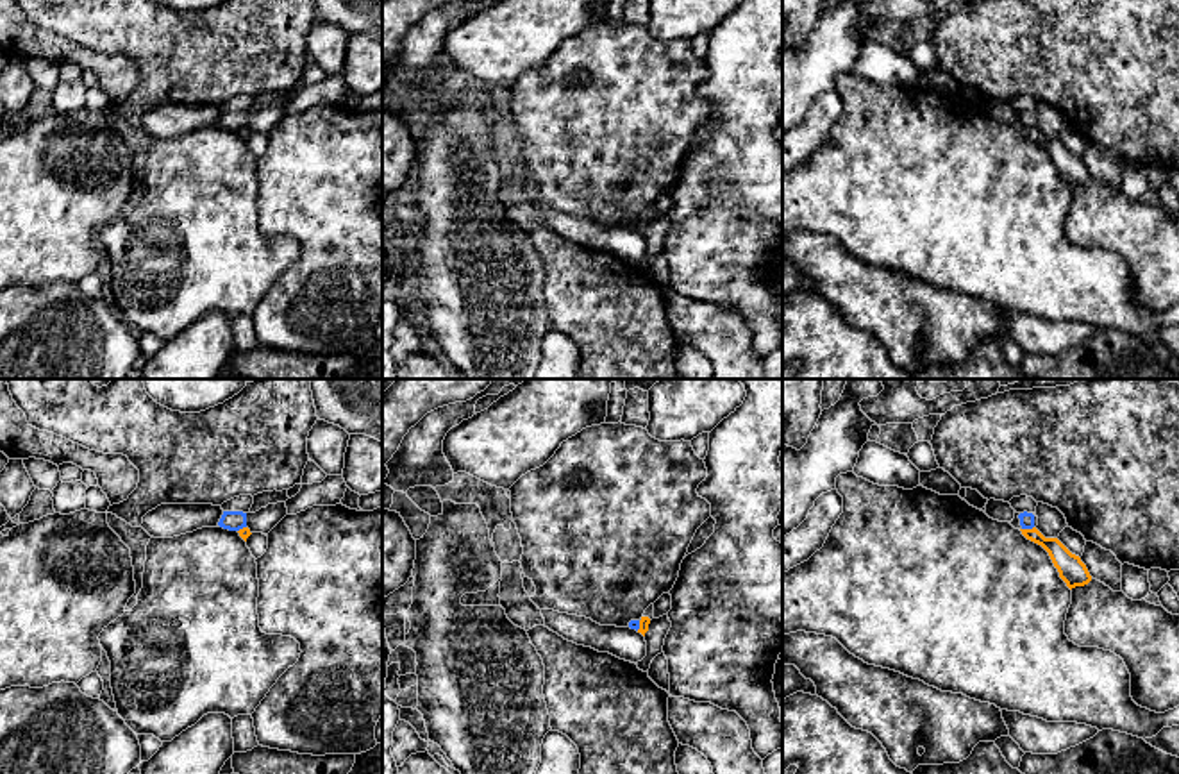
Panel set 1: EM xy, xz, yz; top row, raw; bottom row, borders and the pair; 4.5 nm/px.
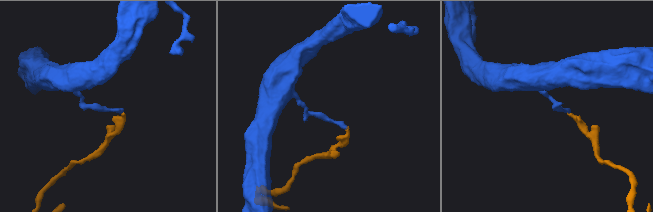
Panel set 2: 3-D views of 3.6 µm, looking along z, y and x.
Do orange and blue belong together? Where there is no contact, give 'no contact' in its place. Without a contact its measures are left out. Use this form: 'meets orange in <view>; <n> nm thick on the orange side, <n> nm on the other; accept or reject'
meets orange in yz; 120 nm thick on the orange side, 60 nm on the other; reject

